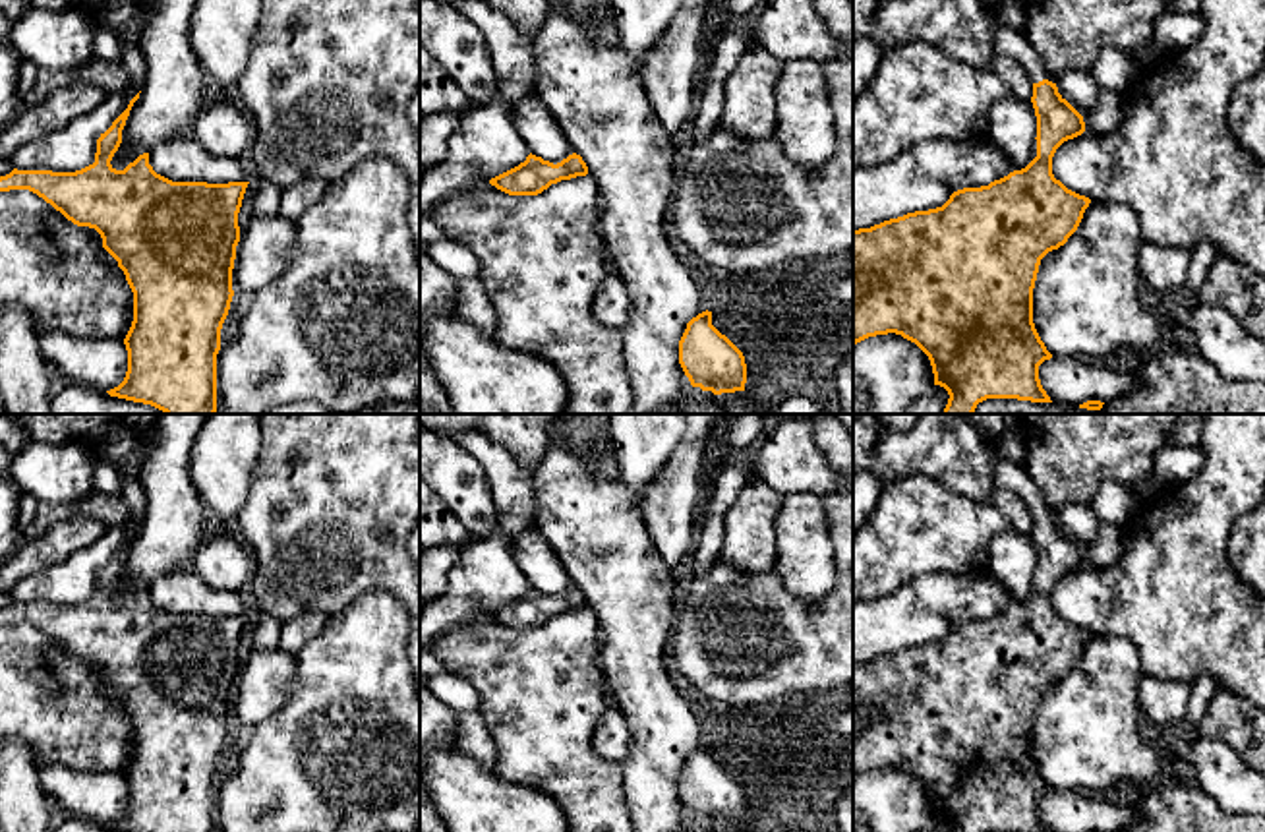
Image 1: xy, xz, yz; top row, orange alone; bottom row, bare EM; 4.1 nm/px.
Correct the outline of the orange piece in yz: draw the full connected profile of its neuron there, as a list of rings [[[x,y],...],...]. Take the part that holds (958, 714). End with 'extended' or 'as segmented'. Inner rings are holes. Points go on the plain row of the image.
[[[996,451],[994,474],[996,474],[996,484],[1006,486],[1014,493],[1017,493],[1025,503],[1029,515],[1033,517],[1031,536],[1037,550],[1037,571],[1033,575],[1033,592],[1025,602],[1014,604],[1008,609],[990,615],[988,619],[963,621],[954,625],[942,640],[907,646],[903,650],[884,654],[870,662],[853,664],[853,780],[876,768],[888,768],[888,766],[901,768],[903,772],[915,776],[928,789],[934,807],[934,818],[944,820],[950,832],[1050,832],[1041,818],[1039,799],[1044,793],[1050,793],[1052,787],[1046,784],[1033,757],[1033,722],[1035,722],[1041,693],[1048,685],[1058,683],[1068,675],[1068,671],[1077,664],[1083,646],[1091,637],[1089,631],[1068,623],[1052,608],[1052,590],[1056,582],[1064,575],[1081,569],[1085,565],[1085,555],[1083,550],[1058,526],[1056,517],[1050,513],[1048,505],[1044,503],[1044,497],[1041,495],[1041,490],[1037,488],[1035,480],[1027,472],[1027,466],[1012,462]]] | extended

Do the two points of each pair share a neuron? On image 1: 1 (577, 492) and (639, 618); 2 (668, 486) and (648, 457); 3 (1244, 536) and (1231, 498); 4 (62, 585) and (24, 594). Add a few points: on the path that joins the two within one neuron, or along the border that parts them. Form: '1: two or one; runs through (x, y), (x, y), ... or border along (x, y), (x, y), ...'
1: one; runs through (596, 523), (621, 548), (621, 577), (627, 587)
2: two; border along (683, 434), (648, 488), (641, 507)
3: two; border along (1244, 513), (1231, 531), (1229, 562)
4: one; runs through (53, 585), (33, 589)

